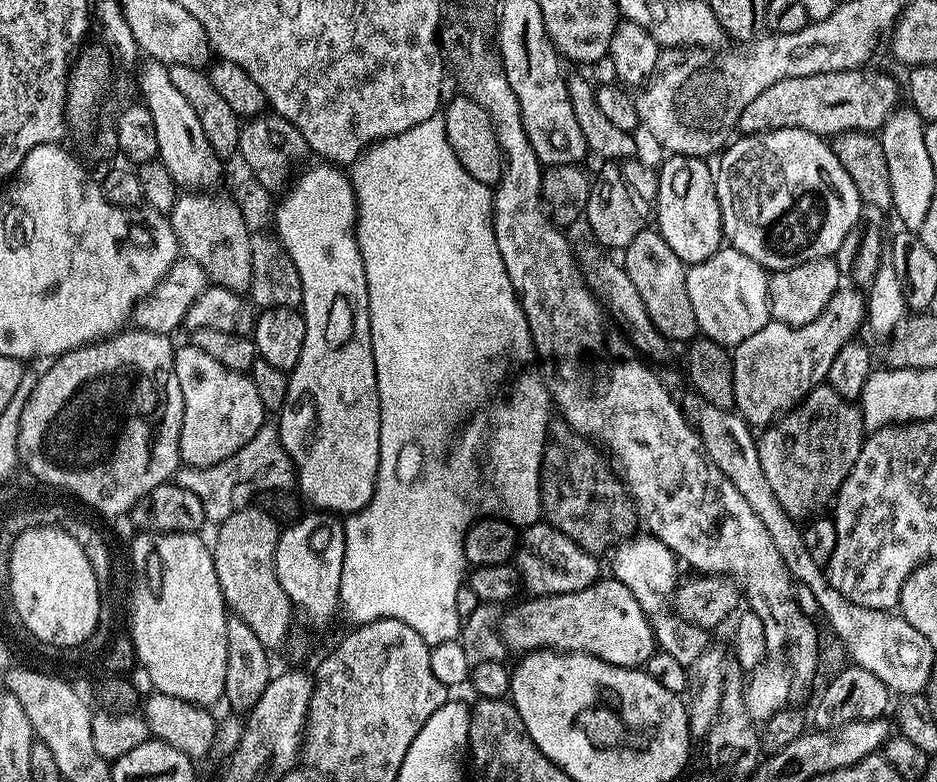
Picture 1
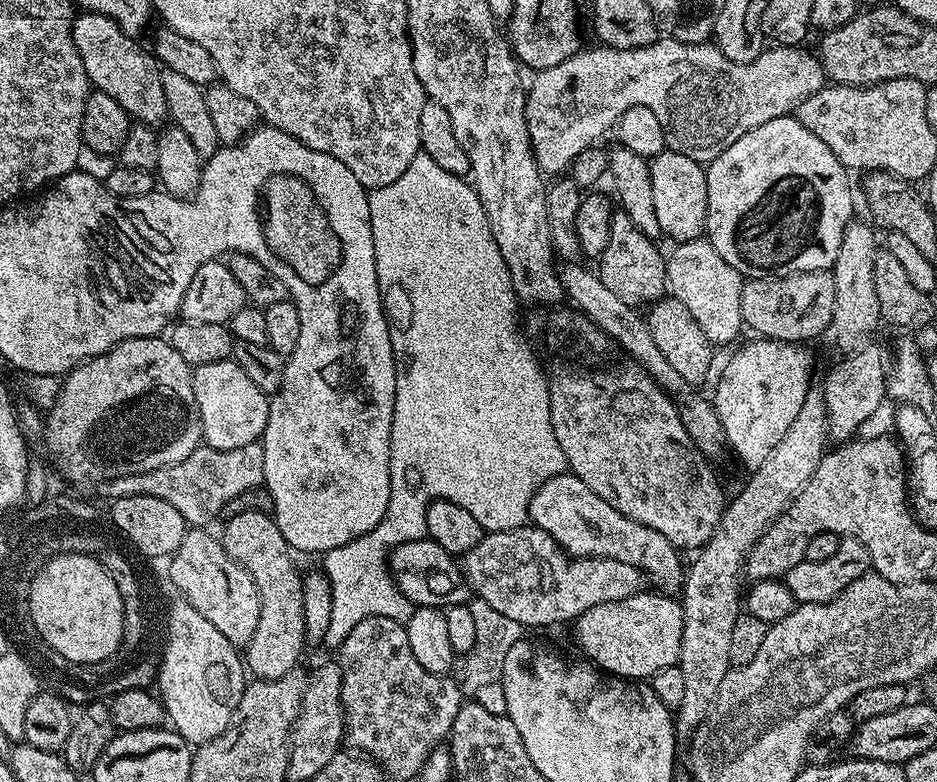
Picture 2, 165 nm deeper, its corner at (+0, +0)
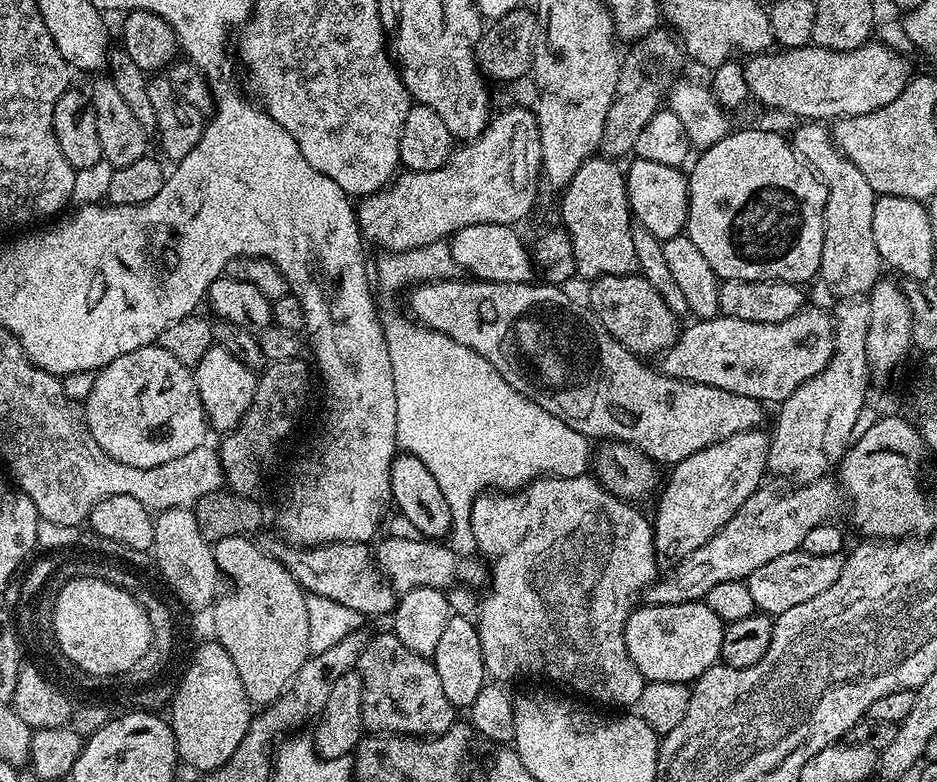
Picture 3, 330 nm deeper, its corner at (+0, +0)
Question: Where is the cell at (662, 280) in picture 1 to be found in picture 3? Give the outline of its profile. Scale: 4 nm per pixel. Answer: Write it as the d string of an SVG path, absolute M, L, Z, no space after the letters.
M593 155L592 159L578 166L578 174L562 189L564 196L560 200L560 220L572 243L572 253L576 263L576 276L585 276L588 282L597 276L630 276L637 271L638 254L634 254L634 238L632 226L634 217L628 206L628 182L623 167L619 168L617 161L605 158L603 155Z

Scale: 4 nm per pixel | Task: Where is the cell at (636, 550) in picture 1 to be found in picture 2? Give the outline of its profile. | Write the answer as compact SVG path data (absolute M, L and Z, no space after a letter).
M561 474L547 480L533 494L528 507L528 515L535 527L550 534L550 538L554 538L554 542L558 542L561 548L573 558L577 556L614 558L618 562L626 562L630 566L640 569L651 583L653 580L657 584L653 584L657 589L663 590L665 593L675 593L675 588L677 591L681 587L686 572L682 564L680 568L681 553L678 549L669 540L662 538L662 534L658 534L658 530L650 530L650 526L642 526L638 522L626 518L626 514L614 510L614 506L610 506L610 502L598 498L598 494L594 494L594 490L590 490L590 486L586 486L586 482L582 482L577 476Z

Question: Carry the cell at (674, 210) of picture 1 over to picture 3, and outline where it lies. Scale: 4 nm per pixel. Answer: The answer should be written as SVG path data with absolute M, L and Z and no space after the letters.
M636 158L633 159L632 165L627 165L626 168L626 179L628 182L628 206L632 210L635 223L641 224L646 230L650 230L650 234L654 234L658 237L661 242L674 238L675 236L681 235L687 229L688 226L688 177L681 169L675 168L674 166L662 166L662 162L646 162L645 160Z

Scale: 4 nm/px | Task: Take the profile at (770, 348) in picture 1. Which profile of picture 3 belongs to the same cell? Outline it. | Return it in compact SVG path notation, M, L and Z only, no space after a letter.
M764 430L734 434L674 465L668 481L665 484L663 481L656 520L654 516L652 524L656 559L661 565L678 564L694 554L698 546L710 542L719 528L734 518L742 502L761 487L763 480L760 479L768 472L769 439L769 433Z

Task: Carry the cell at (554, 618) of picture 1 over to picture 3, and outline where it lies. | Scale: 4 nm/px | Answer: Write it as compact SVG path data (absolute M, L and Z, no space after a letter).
M706 603L644 604L633 607L624 623L626 650L645 681L691 685L720 660L724 621Z

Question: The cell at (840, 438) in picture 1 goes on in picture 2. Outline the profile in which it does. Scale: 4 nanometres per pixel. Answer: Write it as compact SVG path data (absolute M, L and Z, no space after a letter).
M869 342L862 348L857 348L855 352L845 355L844 360L840 360L833 366L828 374L828 381L822 387L824 405L828 411L828 435L833 441L847 442L859 433L862 422L866 422L867 416L873 410L881 410L883 400L886 400L888 390L888 368L886 365L890 360L890 352L877 342Z

